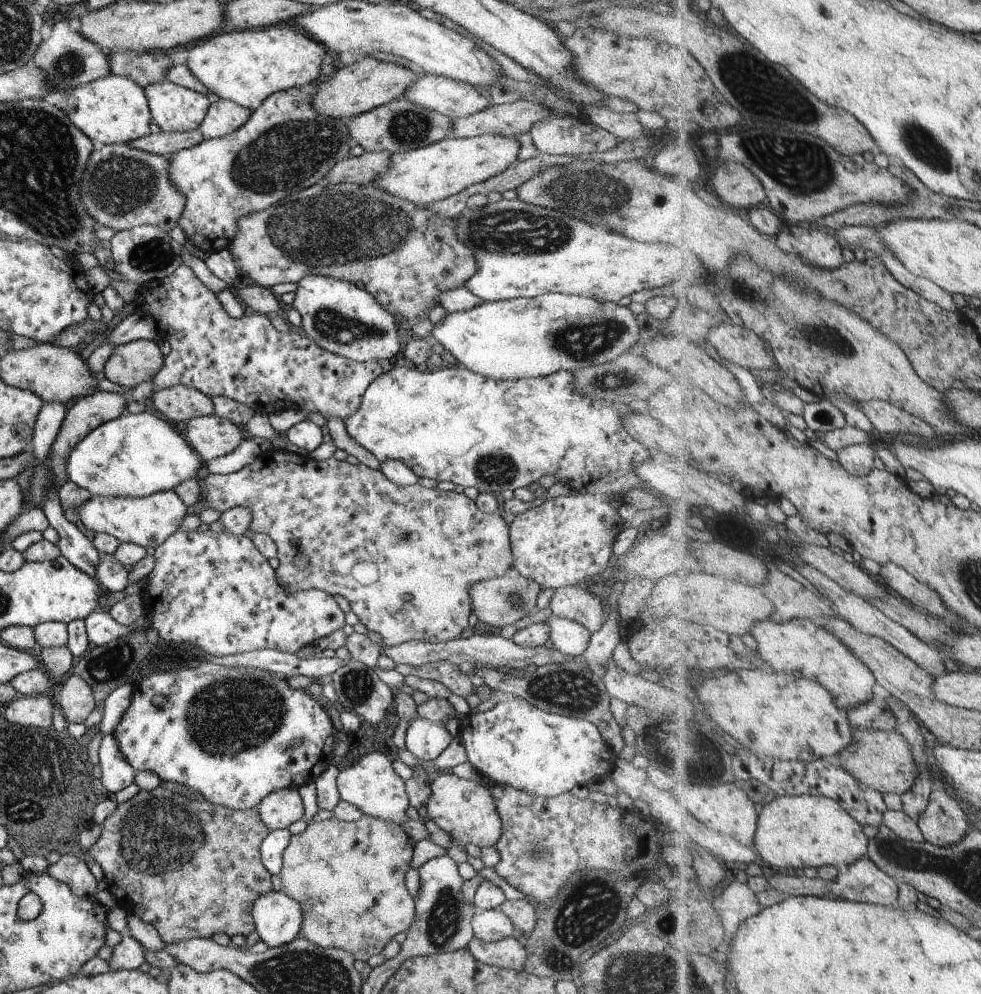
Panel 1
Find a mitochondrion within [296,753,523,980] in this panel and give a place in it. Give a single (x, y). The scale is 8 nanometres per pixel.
(446, 923)

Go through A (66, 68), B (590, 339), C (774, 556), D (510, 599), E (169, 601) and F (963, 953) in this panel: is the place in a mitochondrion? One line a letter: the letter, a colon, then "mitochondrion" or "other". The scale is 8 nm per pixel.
A: mitochondrion
B: mitochondrion
C: other
D: mitochondrion
E: other
F: other

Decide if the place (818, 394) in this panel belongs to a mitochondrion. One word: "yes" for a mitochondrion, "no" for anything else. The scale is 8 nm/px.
no

